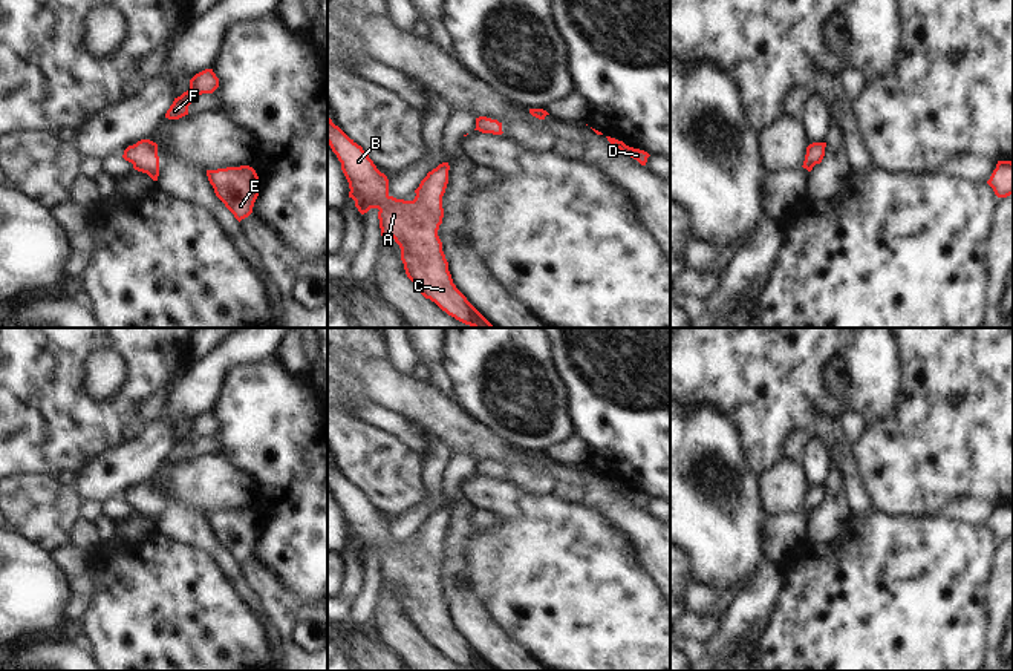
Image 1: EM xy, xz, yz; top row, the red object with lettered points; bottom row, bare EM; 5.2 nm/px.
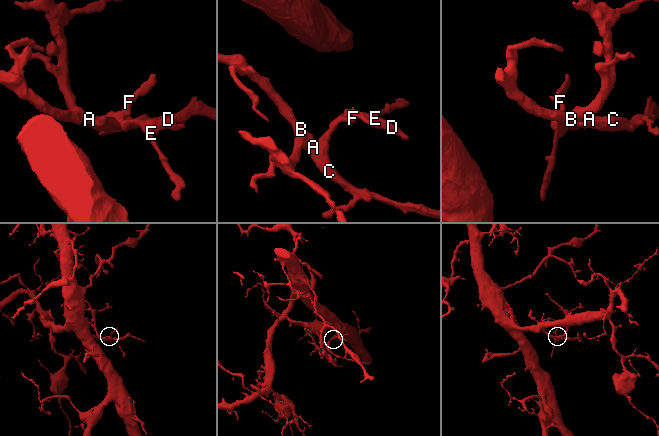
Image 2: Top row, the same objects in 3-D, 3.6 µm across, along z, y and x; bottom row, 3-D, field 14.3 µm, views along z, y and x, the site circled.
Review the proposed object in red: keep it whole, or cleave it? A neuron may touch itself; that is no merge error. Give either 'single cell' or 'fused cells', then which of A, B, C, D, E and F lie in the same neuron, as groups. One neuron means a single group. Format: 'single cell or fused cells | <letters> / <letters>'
single cell | A B C D E F

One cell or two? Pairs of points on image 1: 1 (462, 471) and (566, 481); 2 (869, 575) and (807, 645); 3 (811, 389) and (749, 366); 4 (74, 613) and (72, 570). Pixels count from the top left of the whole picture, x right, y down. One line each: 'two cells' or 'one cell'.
1: two cells
2: one cell
3: one cell
4: one cell

